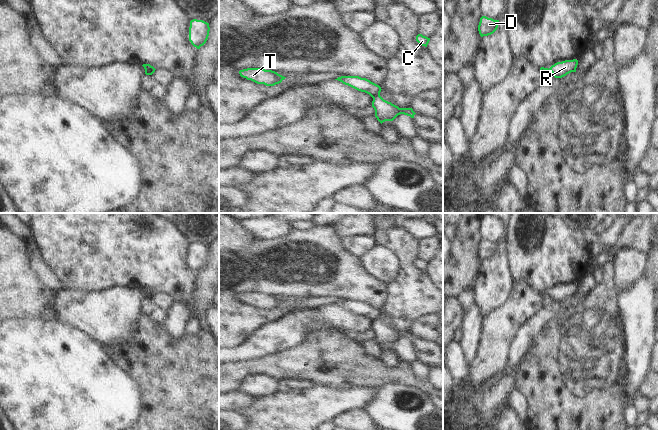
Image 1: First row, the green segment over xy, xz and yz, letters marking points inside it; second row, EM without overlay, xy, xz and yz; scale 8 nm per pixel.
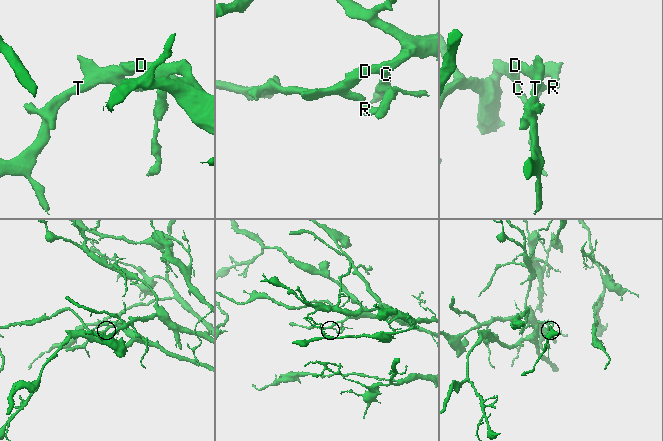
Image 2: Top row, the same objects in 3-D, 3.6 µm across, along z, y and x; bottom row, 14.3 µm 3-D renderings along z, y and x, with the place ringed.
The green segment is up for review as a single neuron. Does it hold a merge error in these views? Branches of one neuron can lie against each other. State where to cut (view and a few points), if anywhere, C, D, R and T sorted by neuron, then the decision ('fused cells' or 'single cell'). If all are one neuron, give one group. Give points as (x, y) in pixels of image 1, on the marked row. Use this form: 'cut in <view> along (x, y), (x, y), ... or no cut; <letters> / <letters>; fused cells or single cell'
cut in xz along (379, 94), (373, 98); C D T / R; fused cells

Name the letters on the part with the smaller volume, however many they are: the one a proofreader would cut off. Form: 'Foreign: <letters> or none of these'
Foreign: R

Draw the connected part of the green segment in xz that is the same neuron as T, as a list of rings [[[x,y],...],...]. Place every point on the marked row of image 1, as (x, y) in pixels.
[[[247,68],[239,71],[241,77],[251,80],[257,84],[274,86],[281,83],[286,77],[272,70],[263,68]]]

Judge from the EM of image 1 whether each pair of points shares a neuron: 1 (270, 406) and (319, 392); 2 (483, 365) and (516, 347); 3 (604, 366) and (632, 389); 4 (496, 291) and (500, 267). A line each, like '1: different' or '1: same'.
1: same
2: different
3: different
4: same

